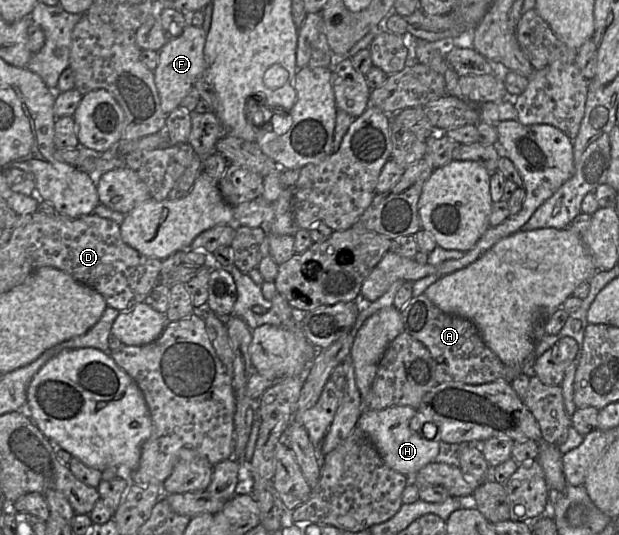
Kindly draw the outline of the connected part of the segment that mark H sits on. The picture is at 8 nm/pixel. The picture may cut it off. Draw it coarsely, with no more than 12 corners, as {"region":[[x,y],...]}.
{"region":[[417,409],[363,410],[357,426],[384,462],[413,477],[440,442],[410,427]]}

